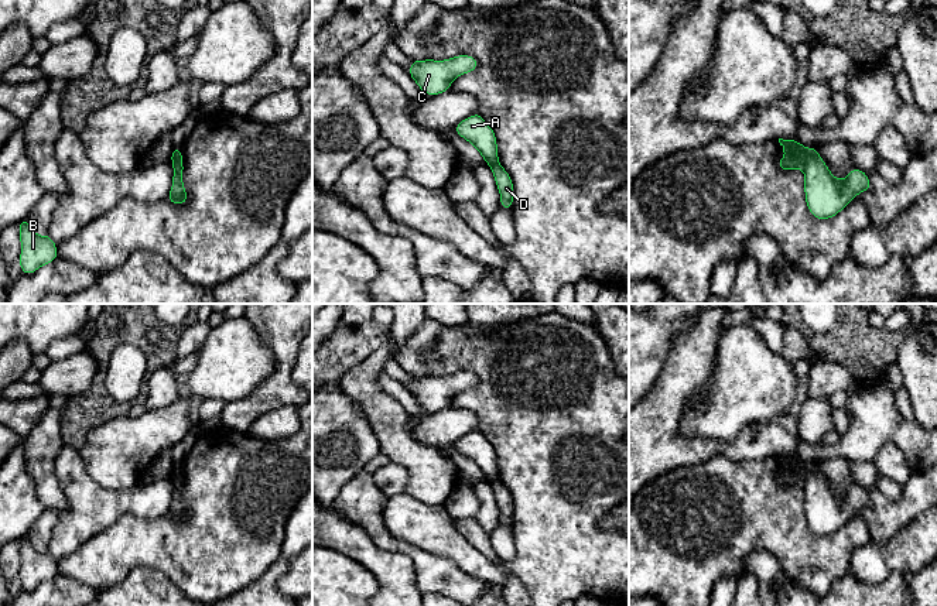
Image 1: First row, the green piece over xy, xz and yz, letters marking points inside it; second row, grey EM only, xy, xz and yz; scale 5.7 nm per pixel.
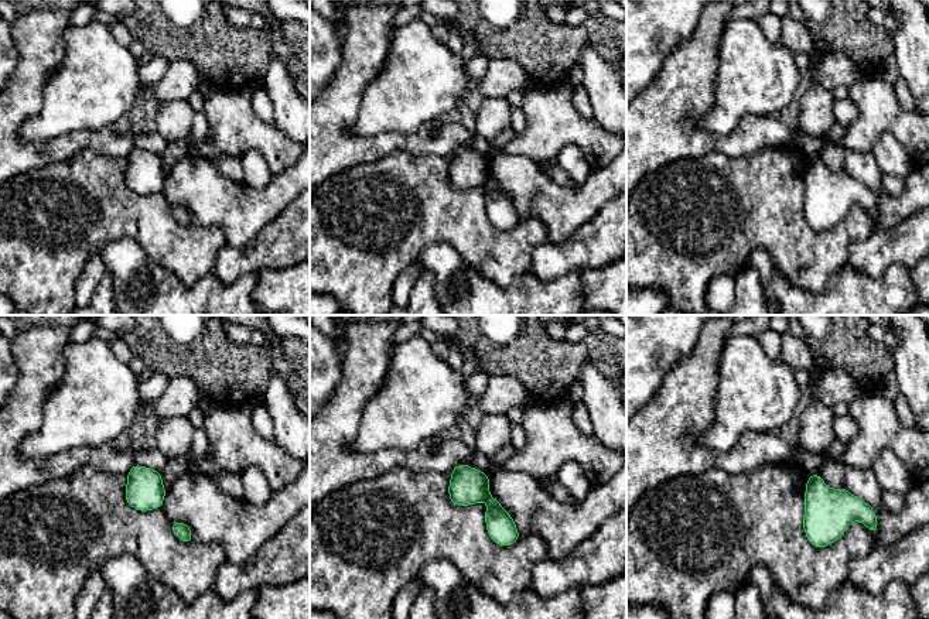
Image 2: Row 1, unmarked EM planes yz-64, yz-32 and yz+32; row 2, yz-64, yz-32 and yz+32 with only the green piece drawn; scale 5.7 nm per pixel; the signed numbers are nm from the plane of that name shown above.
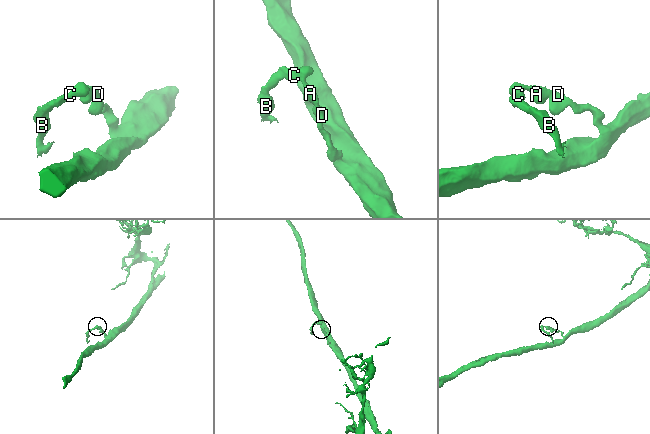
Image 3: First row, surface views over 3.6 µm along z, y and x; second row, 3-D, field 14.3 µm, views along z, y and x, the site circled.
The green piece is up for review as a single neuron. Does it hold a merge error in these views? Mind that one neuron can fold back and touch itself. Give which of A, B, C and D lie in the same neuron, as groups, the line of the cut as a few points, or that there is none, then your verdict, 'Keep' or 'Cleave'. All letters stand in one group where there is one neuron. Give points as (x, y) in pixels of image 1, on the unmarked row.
Groups: A B C / D. Split along yz (810, 465), (803, 485). Cleave

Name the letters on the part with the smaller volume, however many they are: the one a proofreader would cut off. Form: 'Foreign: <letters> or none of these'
Foreign: A, B, C

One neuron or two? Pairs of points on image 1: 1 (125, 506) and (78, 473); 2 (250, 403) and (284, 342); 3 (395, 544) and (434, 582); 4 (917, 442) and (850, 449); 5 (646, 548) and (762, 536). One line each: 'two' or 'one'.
1: one
2: one
3: one
4: one
5: one

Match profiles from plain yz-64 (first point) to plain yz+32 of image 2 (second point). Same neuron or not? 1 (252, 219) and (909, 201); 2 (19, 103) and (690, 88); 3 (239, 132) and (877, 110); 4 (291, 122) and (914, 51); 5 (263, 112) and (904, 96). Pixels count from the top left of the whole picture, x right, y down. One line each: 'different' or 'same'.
1: same
2: same
3: same
4: same
5: same

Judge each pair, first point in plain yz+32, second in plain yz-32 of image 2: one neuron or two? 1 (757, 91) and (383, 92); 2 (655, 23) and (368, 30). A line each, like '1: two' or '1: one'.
1: one
2: two

